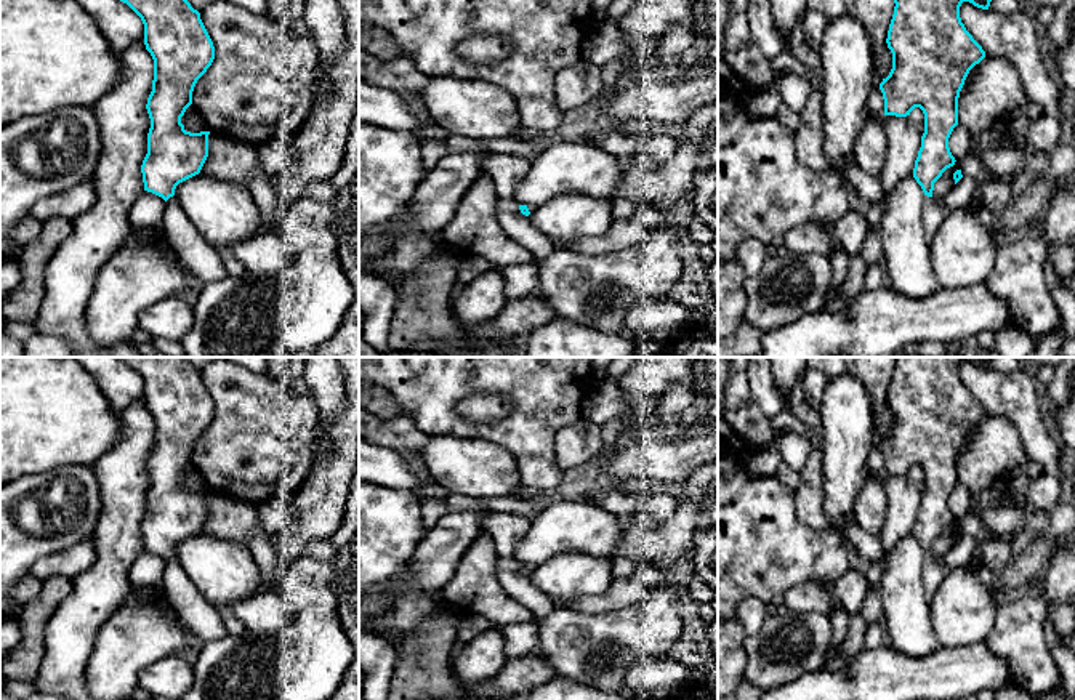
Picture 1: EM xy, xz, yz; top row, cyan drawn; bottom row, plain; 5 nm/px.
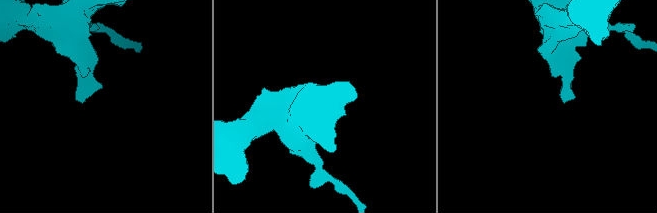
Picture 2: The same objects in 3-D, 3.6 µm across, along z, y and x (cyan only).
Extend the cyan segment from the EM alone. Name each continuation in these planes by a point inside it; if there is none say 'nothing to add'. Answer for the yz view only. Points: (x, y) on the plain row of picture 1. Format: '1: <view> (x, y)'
1: yz (933, 575)

